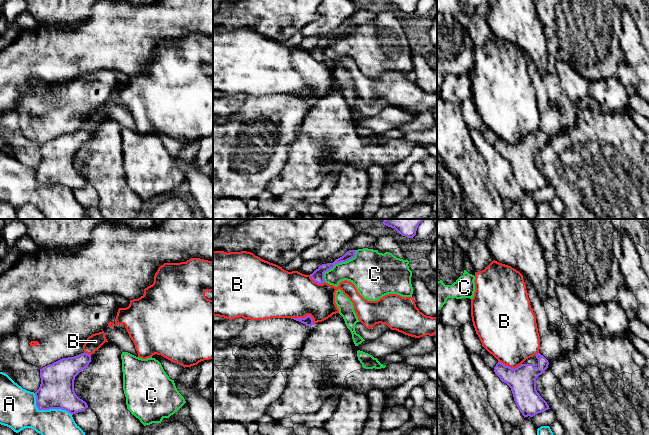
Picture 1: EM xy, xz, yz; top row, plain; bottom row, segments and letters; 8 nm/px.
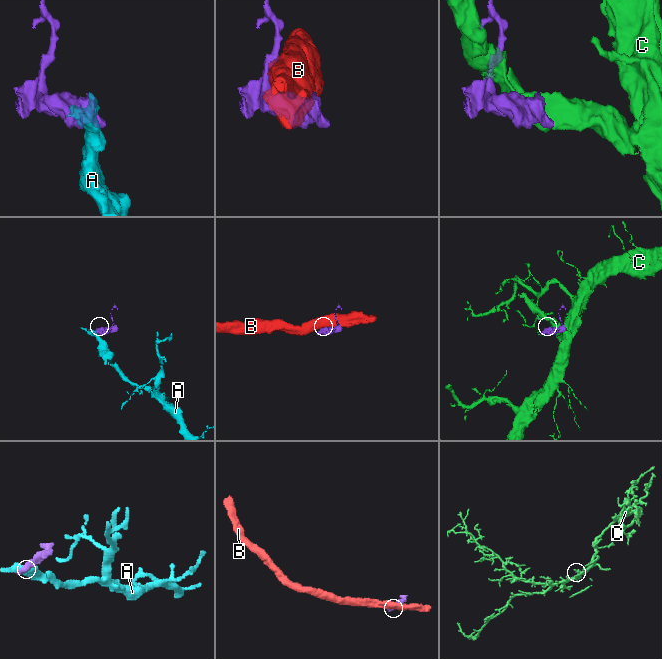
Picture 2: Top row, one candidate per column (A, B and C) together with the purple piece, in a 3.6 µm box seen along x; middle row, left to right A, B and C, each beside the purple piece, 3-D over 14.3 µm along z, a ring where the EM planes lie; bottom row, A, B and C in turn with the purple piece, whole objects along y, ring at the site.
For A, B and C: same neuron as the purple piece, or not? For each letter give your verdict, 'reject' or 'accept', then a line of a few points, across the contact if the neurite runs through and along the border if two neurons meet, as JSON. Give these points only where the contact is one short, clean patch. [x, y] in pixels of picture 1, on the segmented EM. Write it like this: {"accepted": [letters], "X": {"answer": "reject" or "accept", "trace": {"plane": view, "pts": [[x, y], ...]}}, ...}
{"accepted": [], "A": {"answer": "reject"}, "B": {"answer": "reject"}, "C": {"answer": "reject"}}

